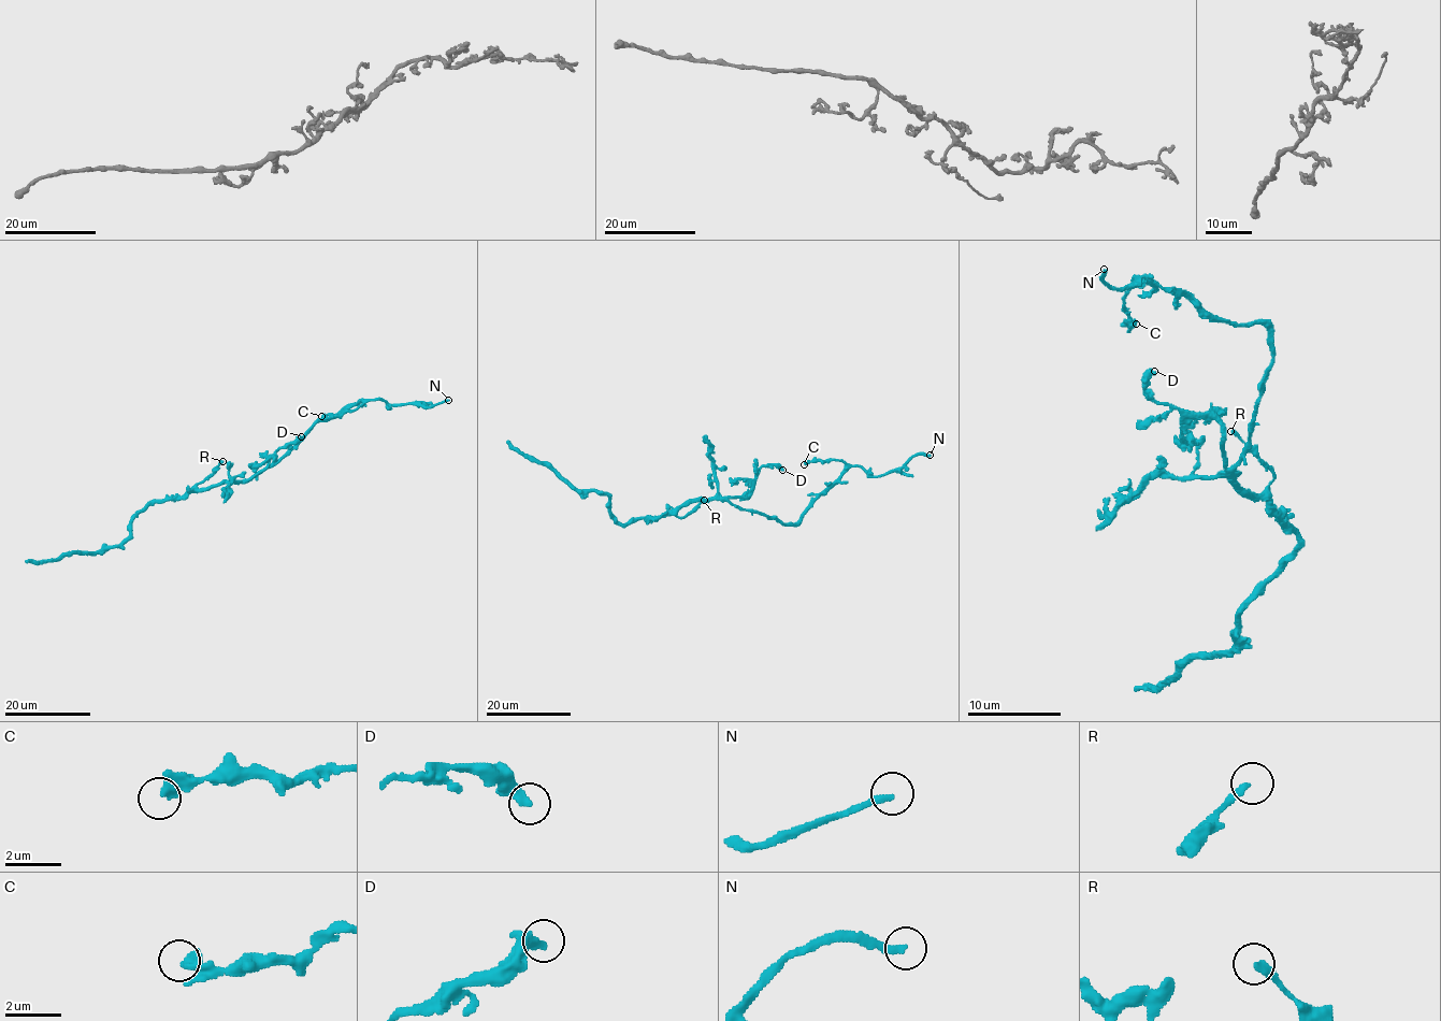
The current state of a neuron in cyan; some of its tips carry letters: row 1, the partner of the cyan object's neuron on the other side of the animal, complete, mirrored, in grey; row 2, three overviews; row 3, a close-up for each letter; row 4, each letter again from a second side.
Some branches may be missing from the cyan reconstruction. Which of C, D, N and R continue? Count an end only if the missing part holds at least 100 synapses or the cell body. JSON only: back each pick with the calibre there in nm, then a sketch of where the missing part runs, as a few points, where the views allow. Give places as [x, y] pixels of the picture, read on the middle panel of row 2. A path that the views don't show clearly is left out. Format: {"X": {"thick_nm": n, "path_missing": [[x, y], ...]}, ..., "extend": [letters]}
{"extend": []}

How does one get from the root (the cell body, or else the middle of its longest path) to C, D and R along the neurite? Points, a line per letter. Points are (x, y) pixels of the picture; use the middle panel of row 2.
C: (721, 500), (774, 517), (782, 525), (793, 525), (838, 477), (846, 463), (825, 460), (804, 464)
D: (721, 500), (748, 497), (751, 482), (762, 465), (777, 465), (782, 470)
R: (721, 500), (685, 503), (675, 514), (682, 518), (704, 500)

